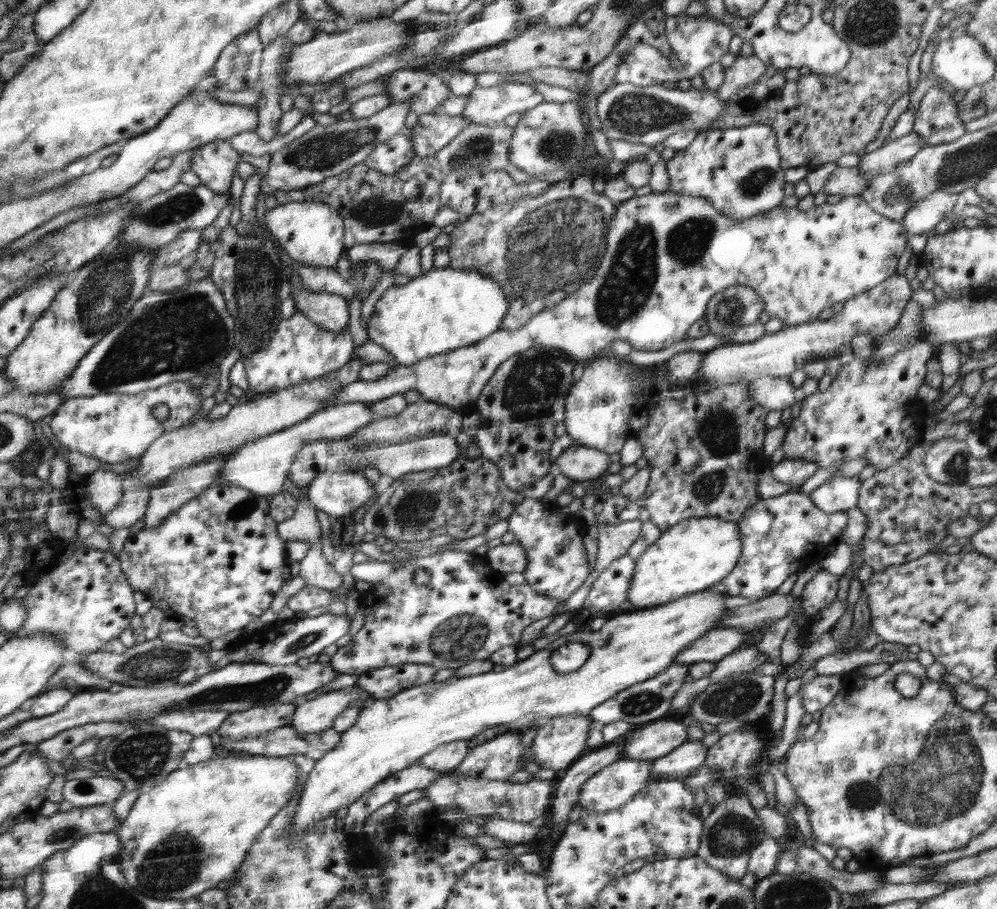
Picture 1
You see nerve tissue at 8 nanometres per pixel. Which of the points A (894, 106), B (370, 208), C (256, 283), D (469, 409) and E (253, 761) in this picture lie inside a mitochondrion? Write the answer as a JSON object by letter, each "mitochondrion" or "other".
{"A":"other","B":"mitochondrion","C":"mitochondrion","D":"other","E":"other"}

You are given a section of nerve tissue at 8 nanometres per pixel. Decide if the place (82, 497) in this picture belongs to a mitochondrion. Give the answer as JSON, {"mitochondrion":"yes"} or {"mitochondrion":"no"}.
{"mitochondrion":"no"}

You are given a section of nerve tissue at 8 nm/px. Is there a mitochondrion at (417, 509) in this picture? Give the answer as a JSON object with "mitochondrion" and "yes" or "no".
{"mitochondrion":"yes"}

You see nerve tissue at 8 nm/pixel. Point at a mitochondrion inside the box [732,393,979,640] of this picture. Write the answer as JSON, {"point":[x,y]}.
{"point":[958,467]}

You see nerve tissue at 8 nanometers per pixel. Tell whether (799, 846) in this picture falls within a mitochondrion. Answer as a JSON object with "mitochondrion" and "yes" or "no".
{"mitochondrion":"no"}

